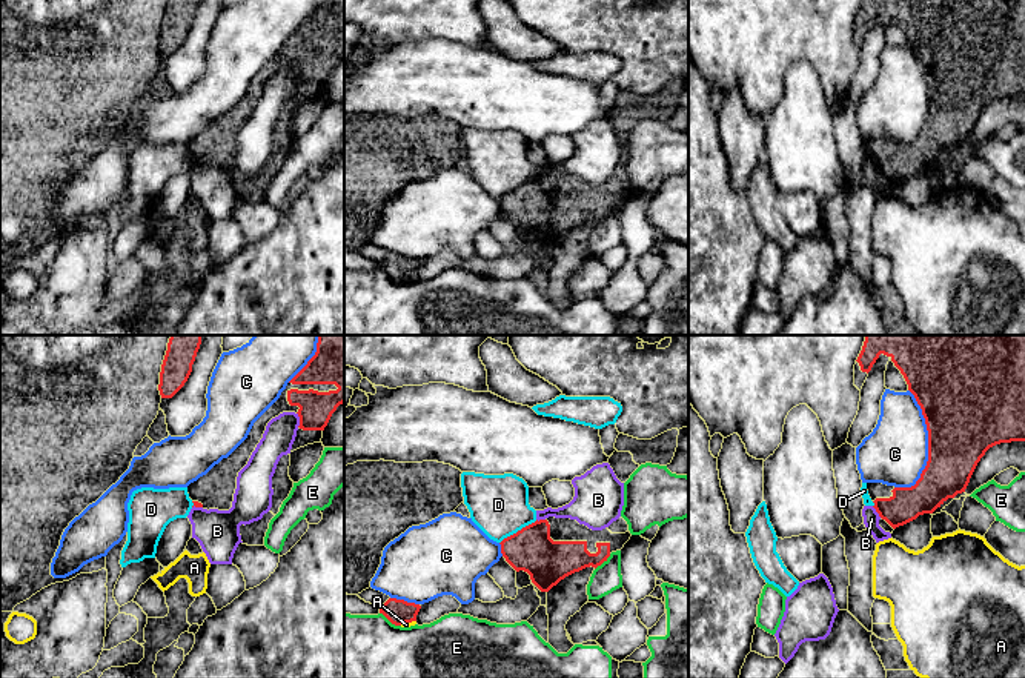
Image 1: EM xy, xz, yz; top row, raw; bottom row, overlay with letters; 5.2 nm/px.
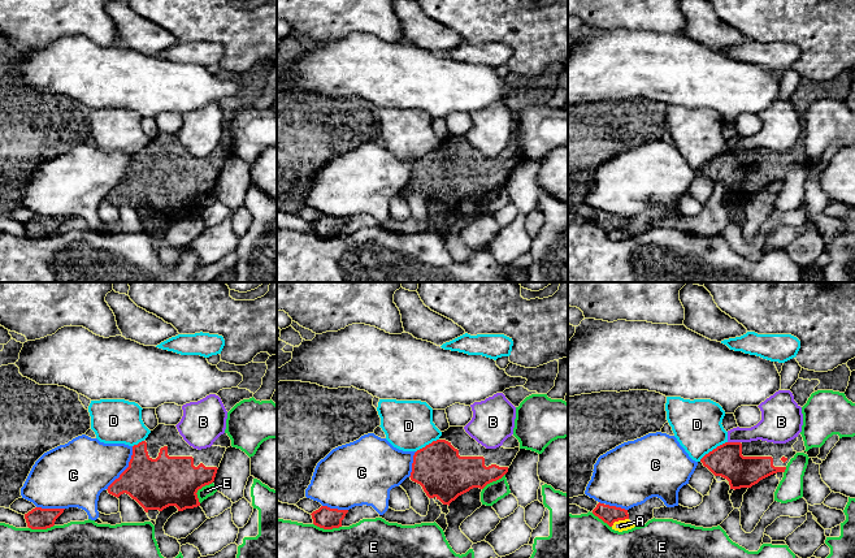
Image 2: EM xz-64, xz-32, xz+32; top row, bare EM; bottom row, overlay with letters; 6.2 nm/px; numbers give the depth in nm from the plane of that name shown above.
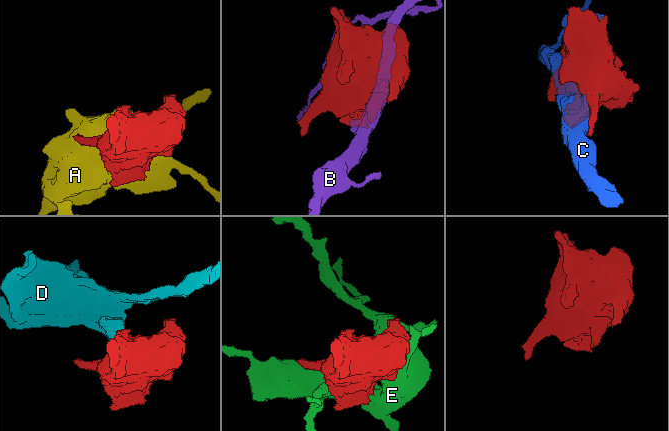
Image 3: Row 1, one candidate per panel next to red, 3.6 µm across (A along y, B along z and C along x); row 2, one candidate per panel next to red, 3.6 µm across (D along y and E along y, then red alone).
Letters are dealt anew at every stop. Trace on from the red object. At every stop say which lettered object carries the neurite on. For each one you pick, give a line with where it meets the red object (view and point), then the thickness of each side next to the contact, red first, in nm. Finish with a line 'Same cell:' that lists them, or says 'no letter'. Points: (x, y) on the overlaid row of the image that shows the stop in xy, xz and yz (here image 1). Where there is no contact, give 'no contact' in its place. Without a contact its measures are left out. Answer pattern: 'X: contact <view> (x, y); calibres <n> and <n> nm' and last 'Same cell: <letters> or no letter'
Same cell: no letter

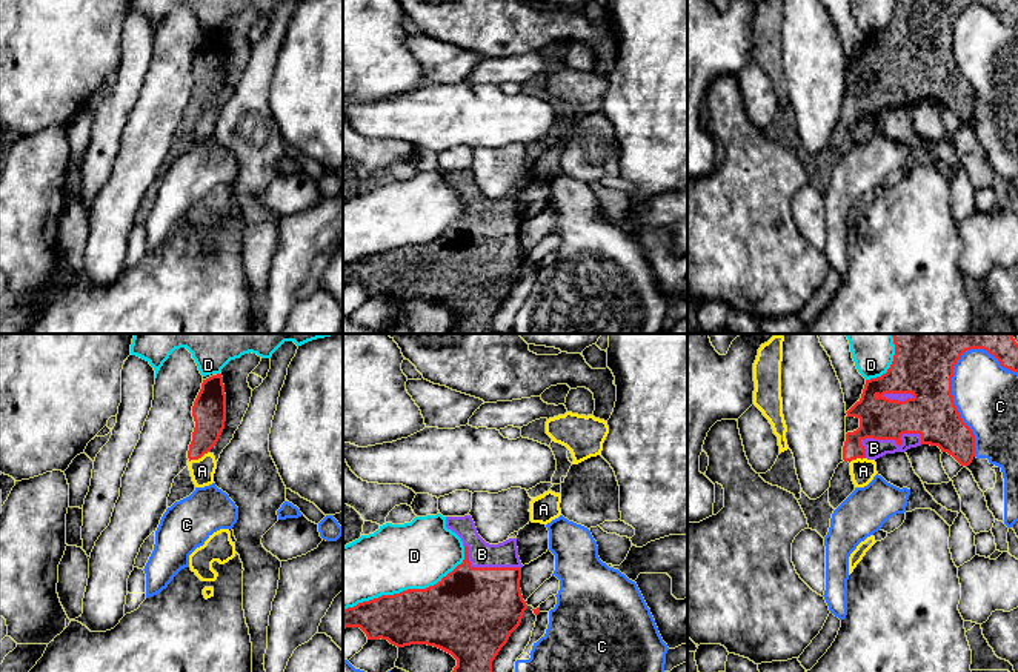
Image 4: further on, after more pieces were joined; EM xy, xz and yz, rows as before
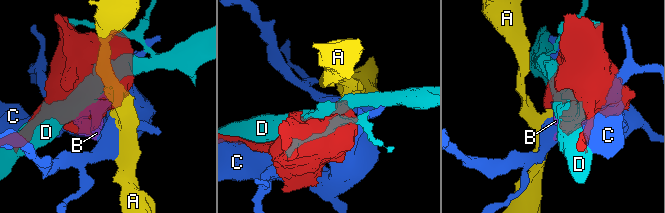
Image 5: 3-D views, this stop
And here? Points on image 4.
B: contact yz (894, 439); calibres 260 and 100 nm
Same cell: B

